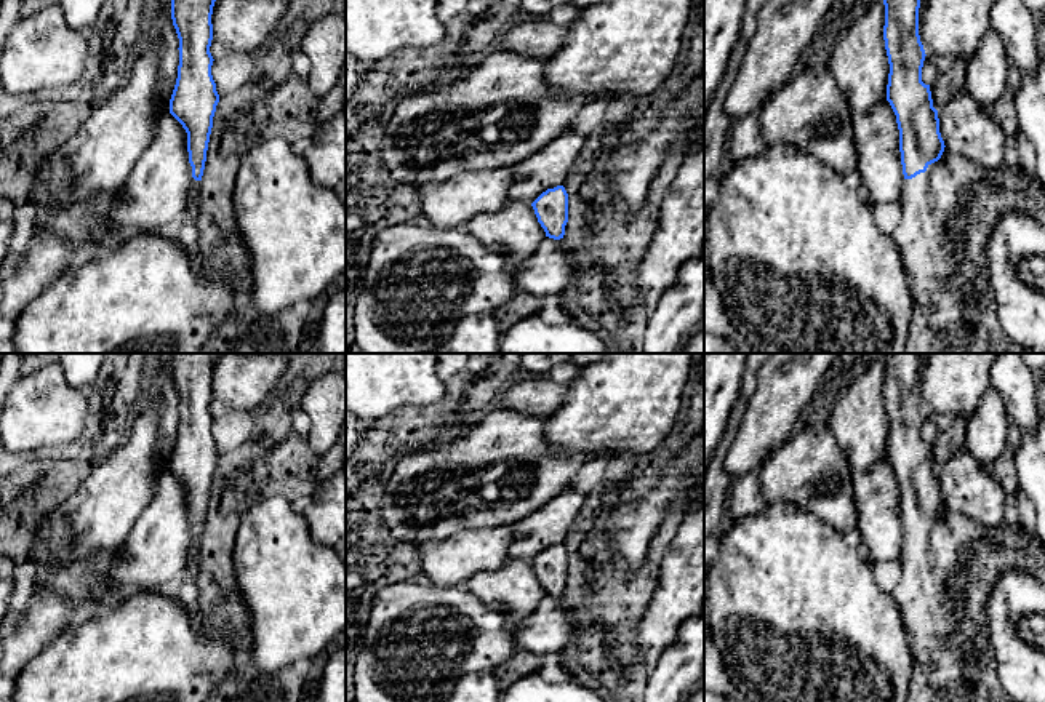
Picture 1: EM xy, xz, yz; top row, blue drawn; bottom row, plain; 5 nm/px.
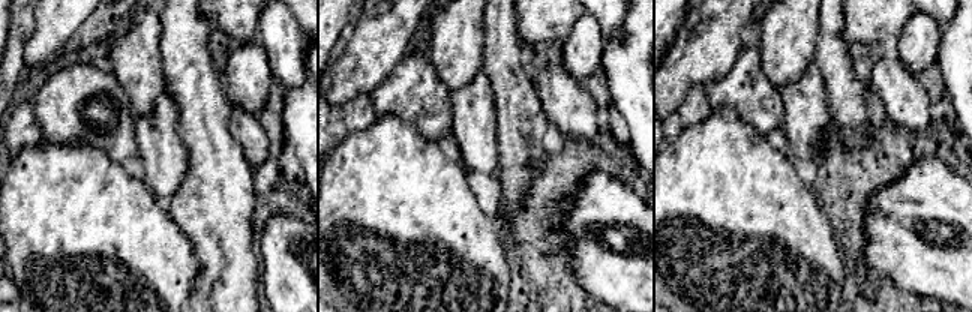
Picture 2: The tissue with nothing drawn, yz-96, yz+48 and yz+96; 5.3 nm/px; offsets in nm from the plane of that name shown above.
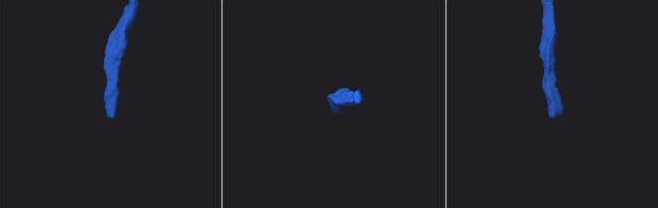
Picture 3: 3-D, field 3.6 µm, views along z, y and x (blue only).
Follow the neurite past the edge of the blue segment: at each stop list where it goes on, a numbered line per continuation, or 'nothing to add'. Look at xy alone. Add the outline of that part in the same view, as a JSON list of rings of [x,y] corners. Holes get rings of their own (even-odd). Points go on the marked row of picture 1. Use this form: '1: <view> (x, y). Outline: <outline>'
1: xy (167, 39). Outline: [[[160,0],[160,26],[155,34],[158,51],[160,80],[155,90],[157,101],[160,102],[158,115],[166,114],[166,102],[170,101],[179,66],[179,38],[171,19],[171,0]]]

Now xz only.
1: xz (514, 231). Outline: [[[507,201],[493,213],[478,213],[466,230],[488,249],[501,253],[510,265],[531,257],[546,232],[528,201]]]

